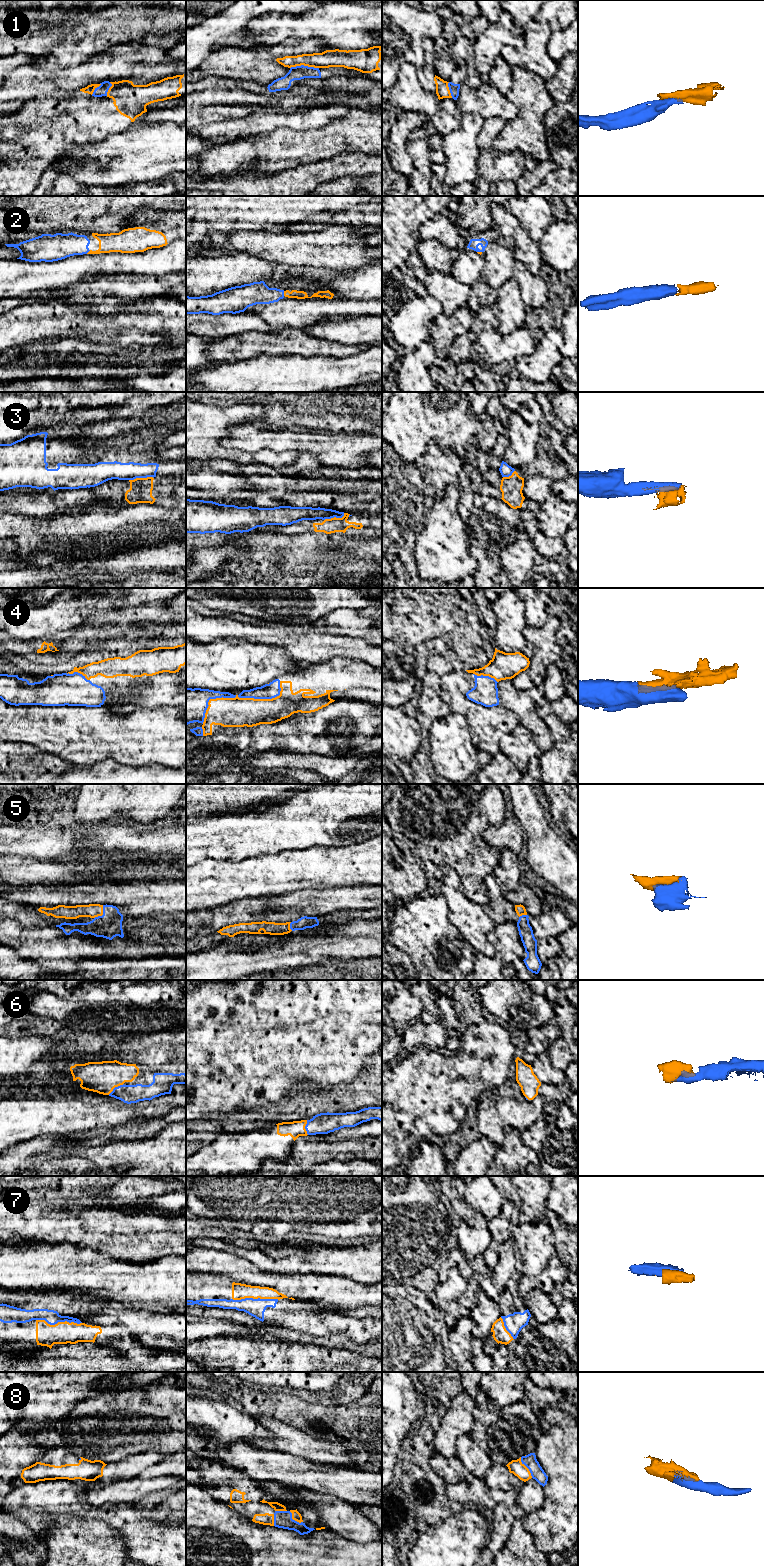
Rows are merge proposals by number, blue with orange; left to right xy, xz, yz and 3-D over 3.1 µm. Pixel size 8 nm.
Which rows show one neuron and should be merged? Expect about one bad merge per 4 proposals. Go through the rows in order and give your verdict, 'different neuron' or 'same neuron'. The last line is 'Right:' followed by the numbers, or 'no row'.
1: different neuron
2: same neuron
3: different neuron
4: same neuron
5: same neuron
6: same neuron
7: same neuron
8: same neuron
Right: 2, 4, 5, 6, 7, 8

